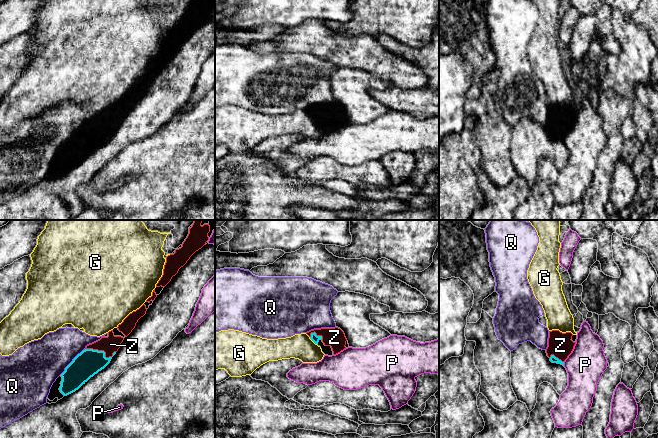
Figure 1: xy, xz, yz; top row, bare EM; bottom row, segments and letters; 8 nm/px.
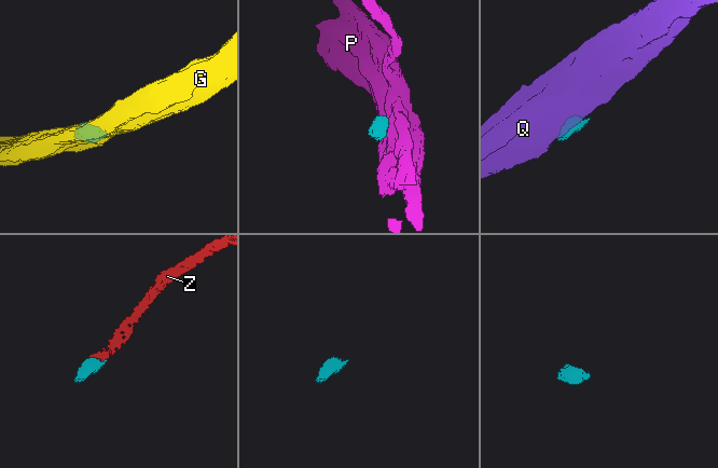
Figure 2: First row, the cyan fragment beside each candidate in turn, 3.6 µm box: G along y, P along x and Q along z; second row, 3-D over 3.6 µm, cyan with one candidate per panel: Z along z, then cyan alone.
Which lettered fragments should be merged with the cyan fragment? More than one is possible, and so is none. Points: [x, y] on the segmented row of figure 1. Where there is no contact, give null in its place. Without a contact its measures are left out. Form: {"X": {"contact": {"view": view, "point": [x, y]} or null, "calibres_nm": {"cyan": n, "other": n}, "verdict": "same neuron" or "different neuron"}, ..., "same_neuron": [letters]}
{"G": {"contact": {"view": "xz", "point": [313, 341]}, "calibres_nm": {"cyan": 60, "other": 200}, "verdict": "different neuron"}, "P": {"contact": {"view": "yz", "point": [563, 364]}, "calibres_nm": {"cyan": 60, "other": 300}, "verdict": "different neuron"}, "Q": {"contact": {"view": "xy", "point": [72, 361]}, "calibres_nm": {"cyan": 220, "other": 360}, "verdict": "different neuron"}, "Z": {"contact": {"view": "xy", "point": [102, 351]}, "calibres_nm": {"cyan": 220, "other": 140}, "verdict": "same neuron"}, "same_neuron": ["Z"]}

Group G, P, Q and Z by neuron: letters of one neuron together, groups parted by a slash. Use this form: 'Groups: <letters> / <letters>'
Groups: G / P / Q / Z

